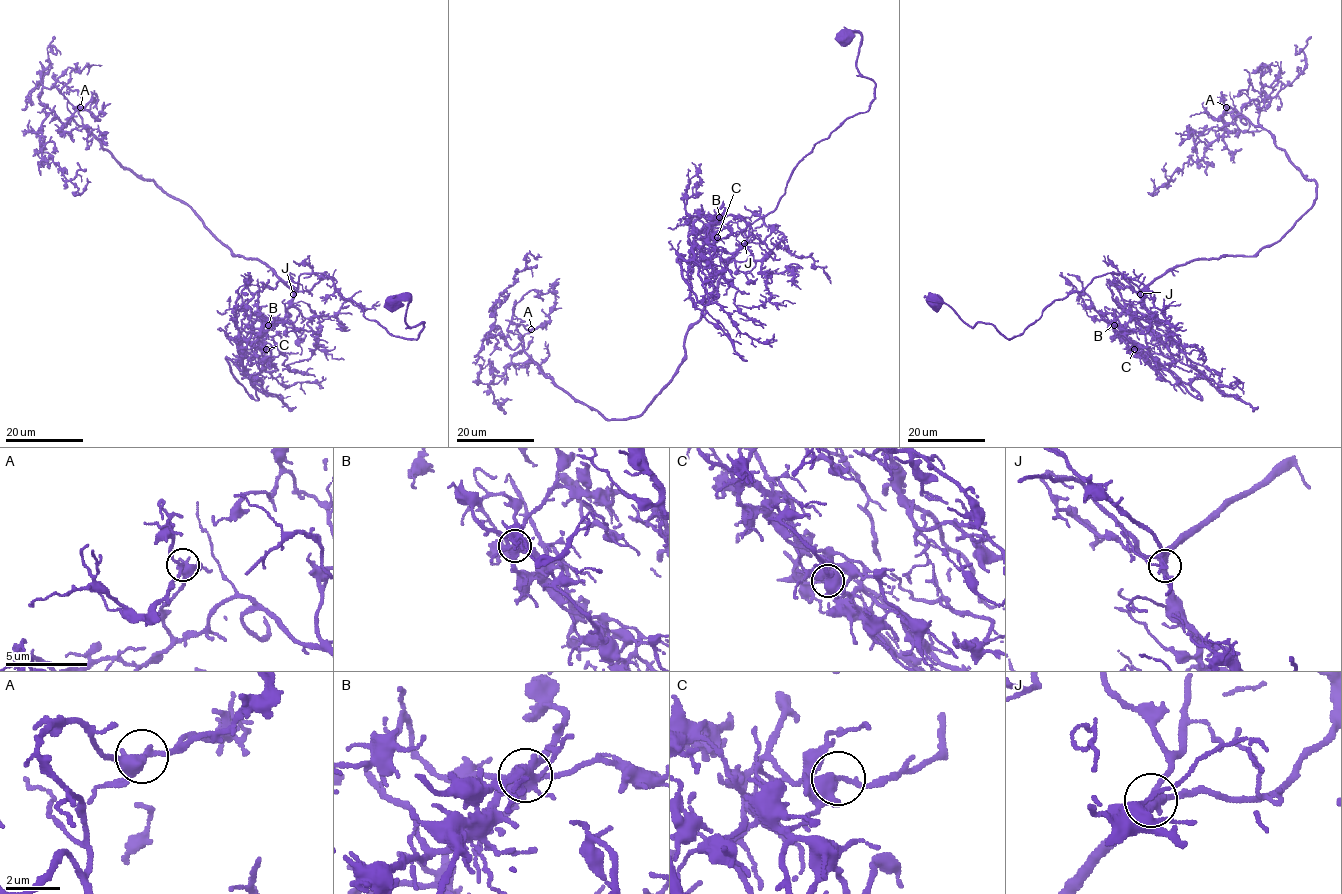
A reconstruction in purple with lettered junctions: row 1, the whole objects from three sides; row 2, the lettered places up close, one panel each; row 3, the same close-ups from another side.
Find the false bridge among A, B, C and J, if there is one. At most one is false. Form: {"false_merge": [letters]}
{"false_merge": ["B"]}

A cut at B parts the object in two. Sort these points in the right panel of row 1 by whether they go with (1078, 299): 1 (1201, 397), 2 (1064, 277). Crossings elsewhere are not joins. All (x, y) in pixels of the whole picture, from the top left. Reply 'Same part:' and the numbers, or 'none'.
Same part: 1, 2

